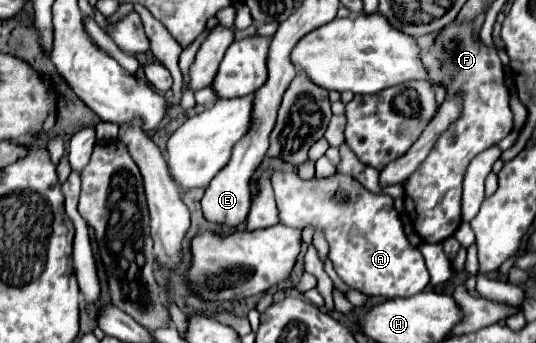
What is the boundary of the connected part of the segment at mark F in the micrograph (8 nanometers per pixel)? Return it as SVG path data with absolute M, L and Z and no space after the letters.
M452 21L446 27L442 27L434 37L434 47L422 55L422 63L428 67L428 81L432 85L440 85L446 91L446 97L460 95L462 97L462 113L456 121L450 123L448 131L444 131L428 157L422 161L422 165L402 183L404 187L404 207L406 213L414 225L414 231L420 235L422 241L438 243L454 235L460 219L460 203L462 203L462 179L466 173L468 163L484 149L500 143L510 131L512 131L512 111L508 107L508 87L504 83L504 67L498 57L496 49L486 47L486 43L478 37L474 31L472 21Z

